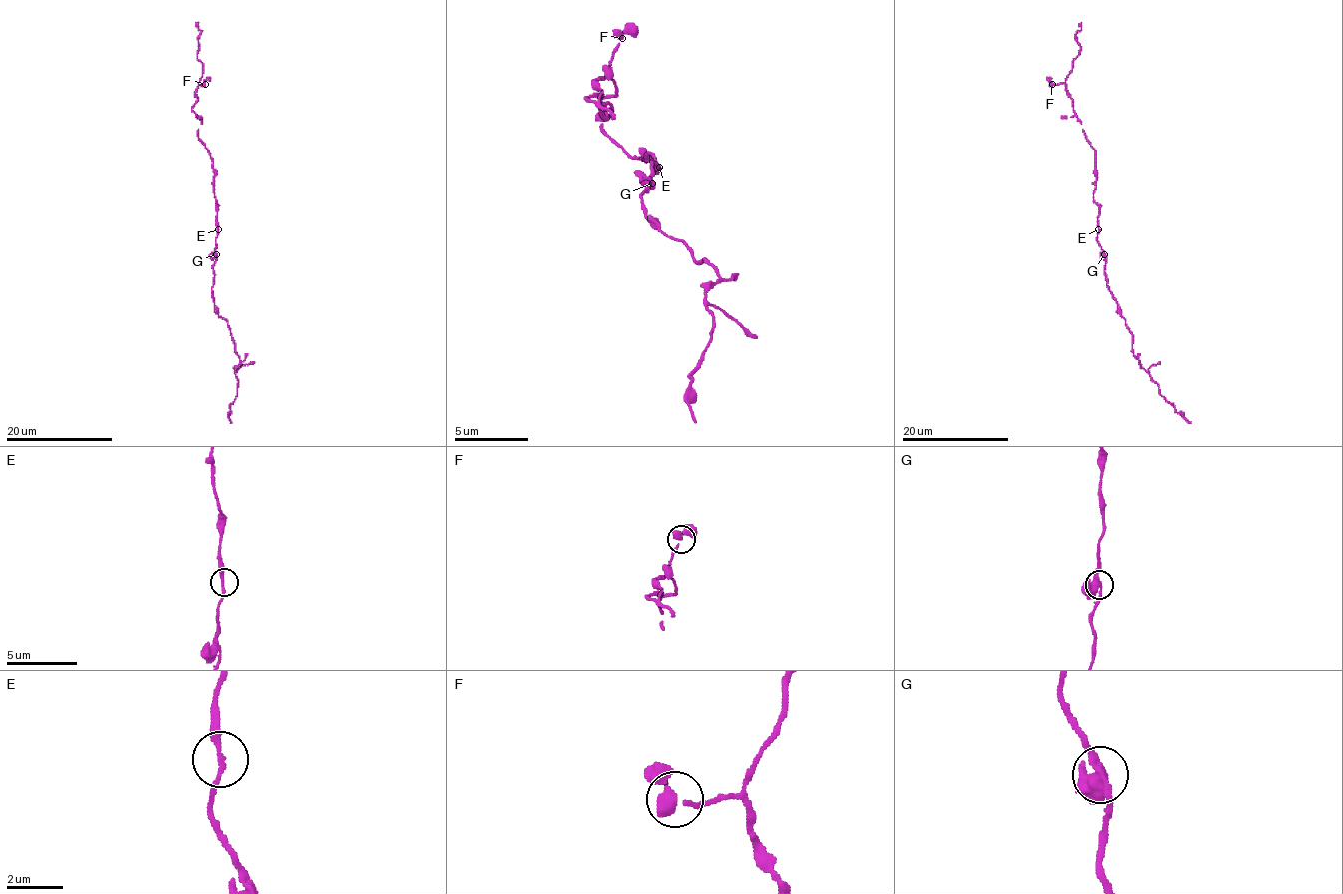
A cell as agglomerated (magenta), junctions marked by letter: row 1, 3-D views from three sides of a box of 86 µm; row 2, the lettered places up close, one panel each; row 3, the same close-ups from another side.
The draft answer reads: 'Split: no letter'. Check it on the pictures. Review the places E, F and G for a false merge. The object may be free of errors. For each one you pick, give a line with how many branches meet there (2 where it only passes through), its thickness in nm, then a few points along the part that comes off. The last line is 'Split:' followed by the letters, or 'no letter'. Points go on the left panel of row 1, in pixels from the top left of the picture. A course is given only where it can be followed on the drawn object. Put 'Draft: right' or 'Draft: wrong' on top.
Draft: right
Split: no letter

